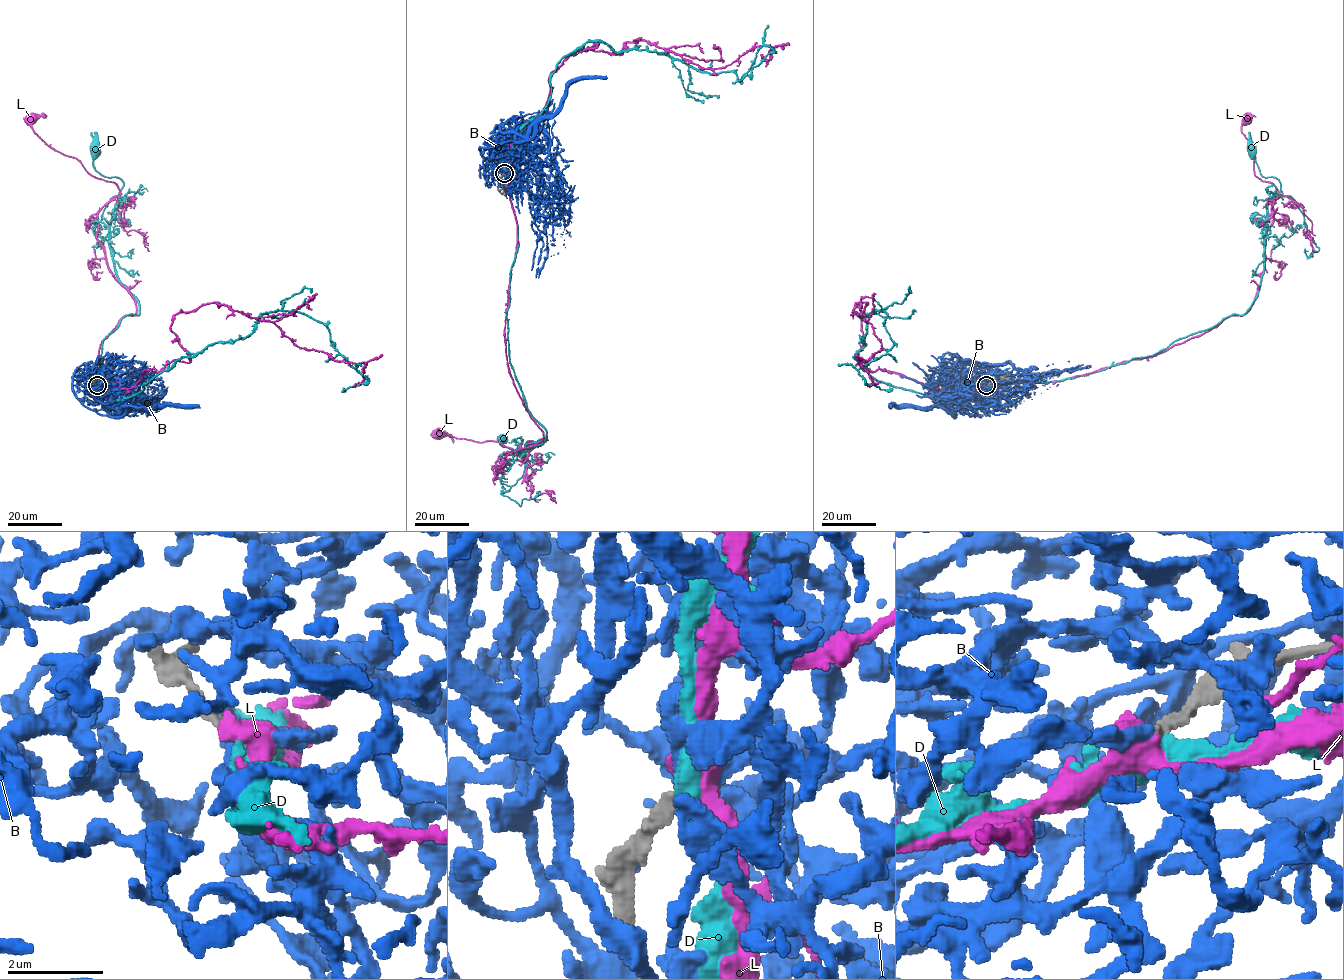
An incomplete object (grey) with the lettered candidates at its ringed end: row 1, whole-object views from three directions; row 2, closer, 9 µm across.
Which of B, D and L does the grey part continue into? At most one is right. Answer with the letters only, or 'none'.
B

